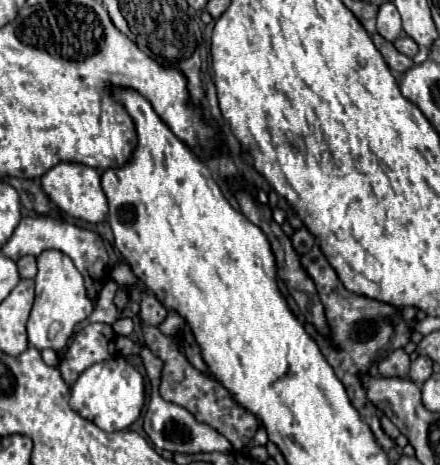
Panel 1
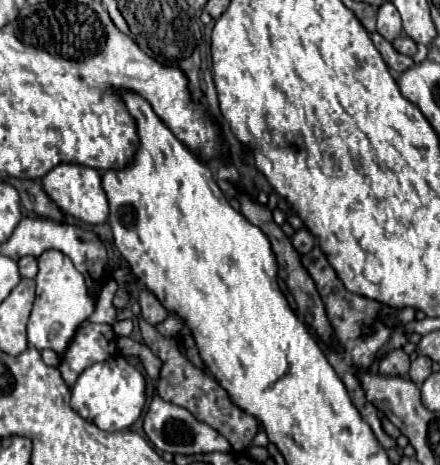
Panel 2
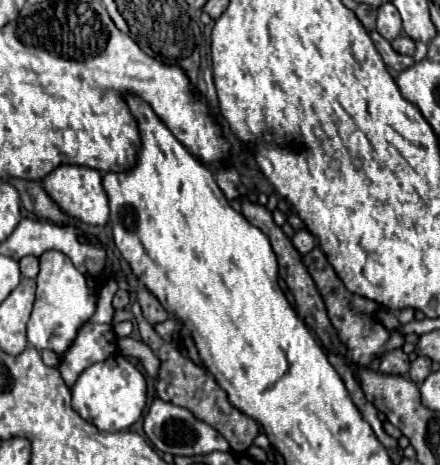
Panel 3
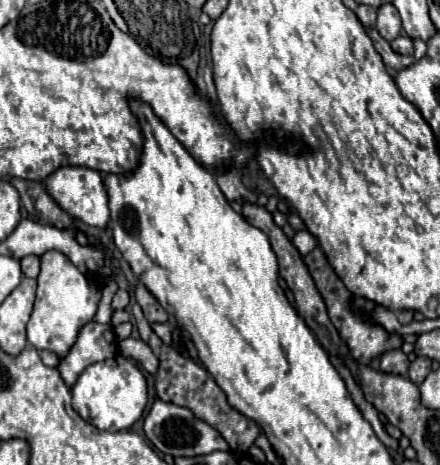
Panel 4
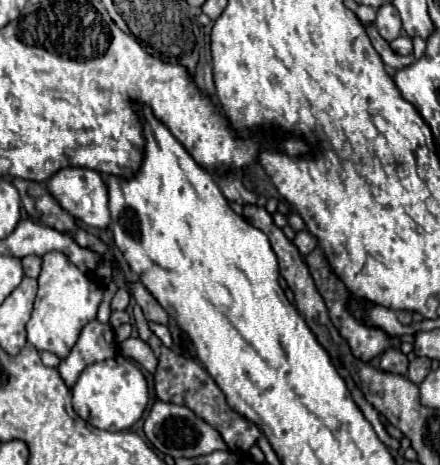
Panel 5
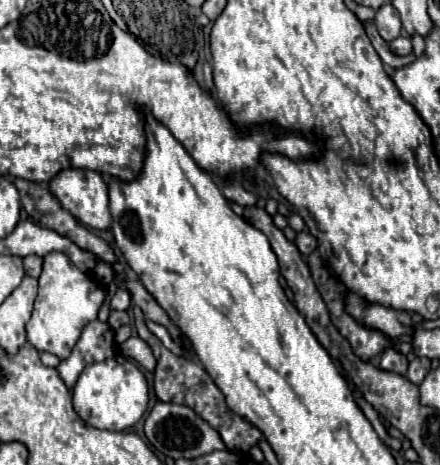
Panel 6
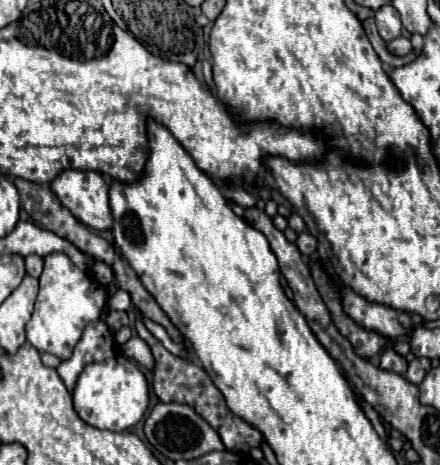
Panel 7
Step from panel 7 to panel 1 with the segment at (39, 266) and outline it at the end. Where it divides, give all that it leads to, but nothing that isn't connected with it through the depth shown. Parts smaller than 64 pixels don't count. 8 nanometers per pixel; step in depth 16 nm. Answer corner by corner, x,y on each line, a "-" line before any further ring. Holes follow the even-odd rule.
22,256
18,260
18,270
20,270
20,276
22,278
34,278
38,268
36,268
36,258
34,256

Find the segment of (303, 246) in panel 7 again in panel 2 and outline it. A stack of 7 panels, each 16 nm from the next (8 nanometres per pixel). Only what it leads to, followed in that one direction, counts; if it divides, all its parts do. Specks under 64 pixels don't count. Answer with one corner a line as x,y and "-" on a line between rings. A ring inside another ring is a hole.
302,228
292,236
292,244
300,254
308,254
314,248
314,236
306,228

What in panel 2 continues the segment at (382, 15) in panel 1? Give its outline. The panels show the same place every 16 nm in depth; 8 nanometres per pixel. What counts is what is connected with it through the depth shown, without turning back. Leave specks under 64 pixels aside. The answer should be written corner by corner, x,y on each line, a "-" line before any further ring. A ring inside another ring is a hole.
386,2
378,8
378,24
376,30
380,36
384,36
388,42
400,36
402,32
402,20
400,14
396,12
396,6
392,2

